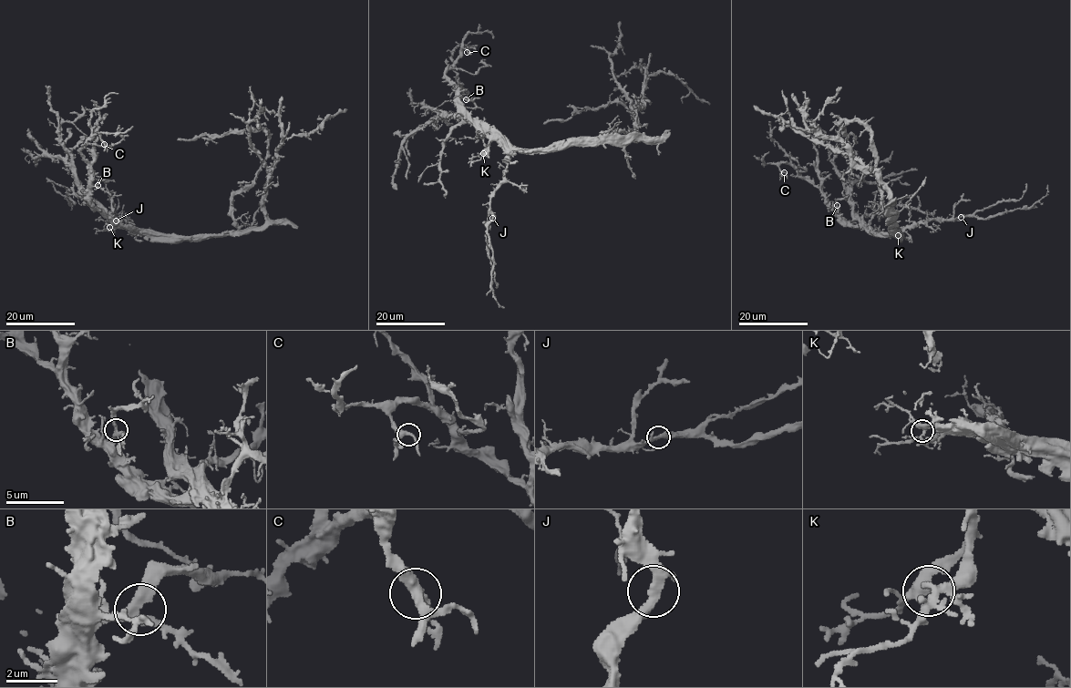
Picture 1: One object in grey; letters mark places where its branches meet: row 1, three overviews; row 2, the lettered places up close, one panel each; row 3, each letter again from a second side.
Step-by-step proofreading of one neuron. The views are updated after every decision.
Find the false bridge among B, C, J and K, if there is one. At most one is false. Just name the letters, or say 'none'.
J

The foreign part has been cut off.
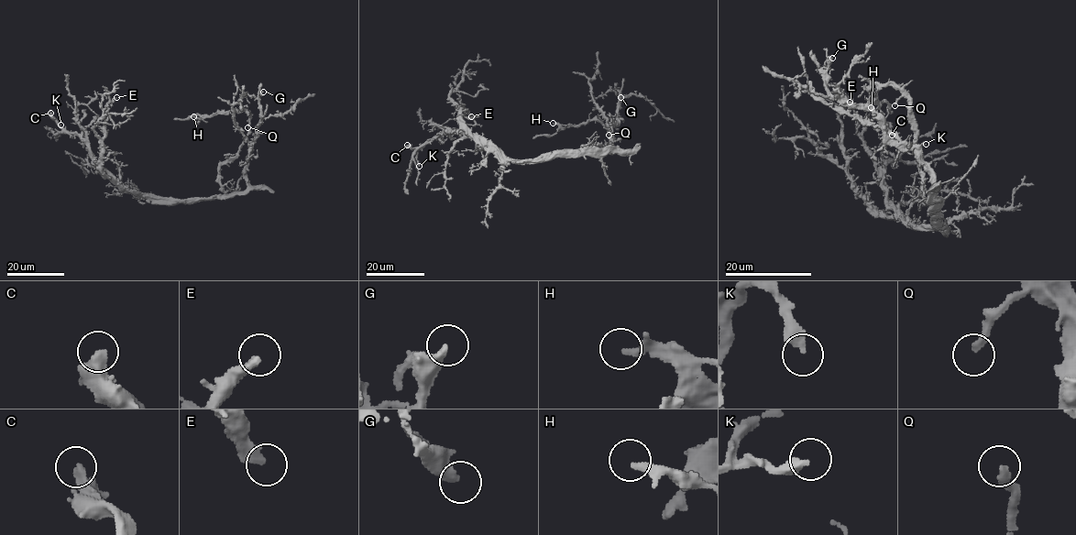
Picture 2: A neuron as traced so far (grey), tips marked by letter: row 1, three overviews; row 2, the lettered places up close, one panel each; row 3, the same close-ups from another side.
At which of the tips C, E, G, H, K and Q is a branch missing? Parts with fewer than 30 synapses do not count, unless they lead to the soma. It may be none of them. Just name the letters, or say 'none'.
C, E

